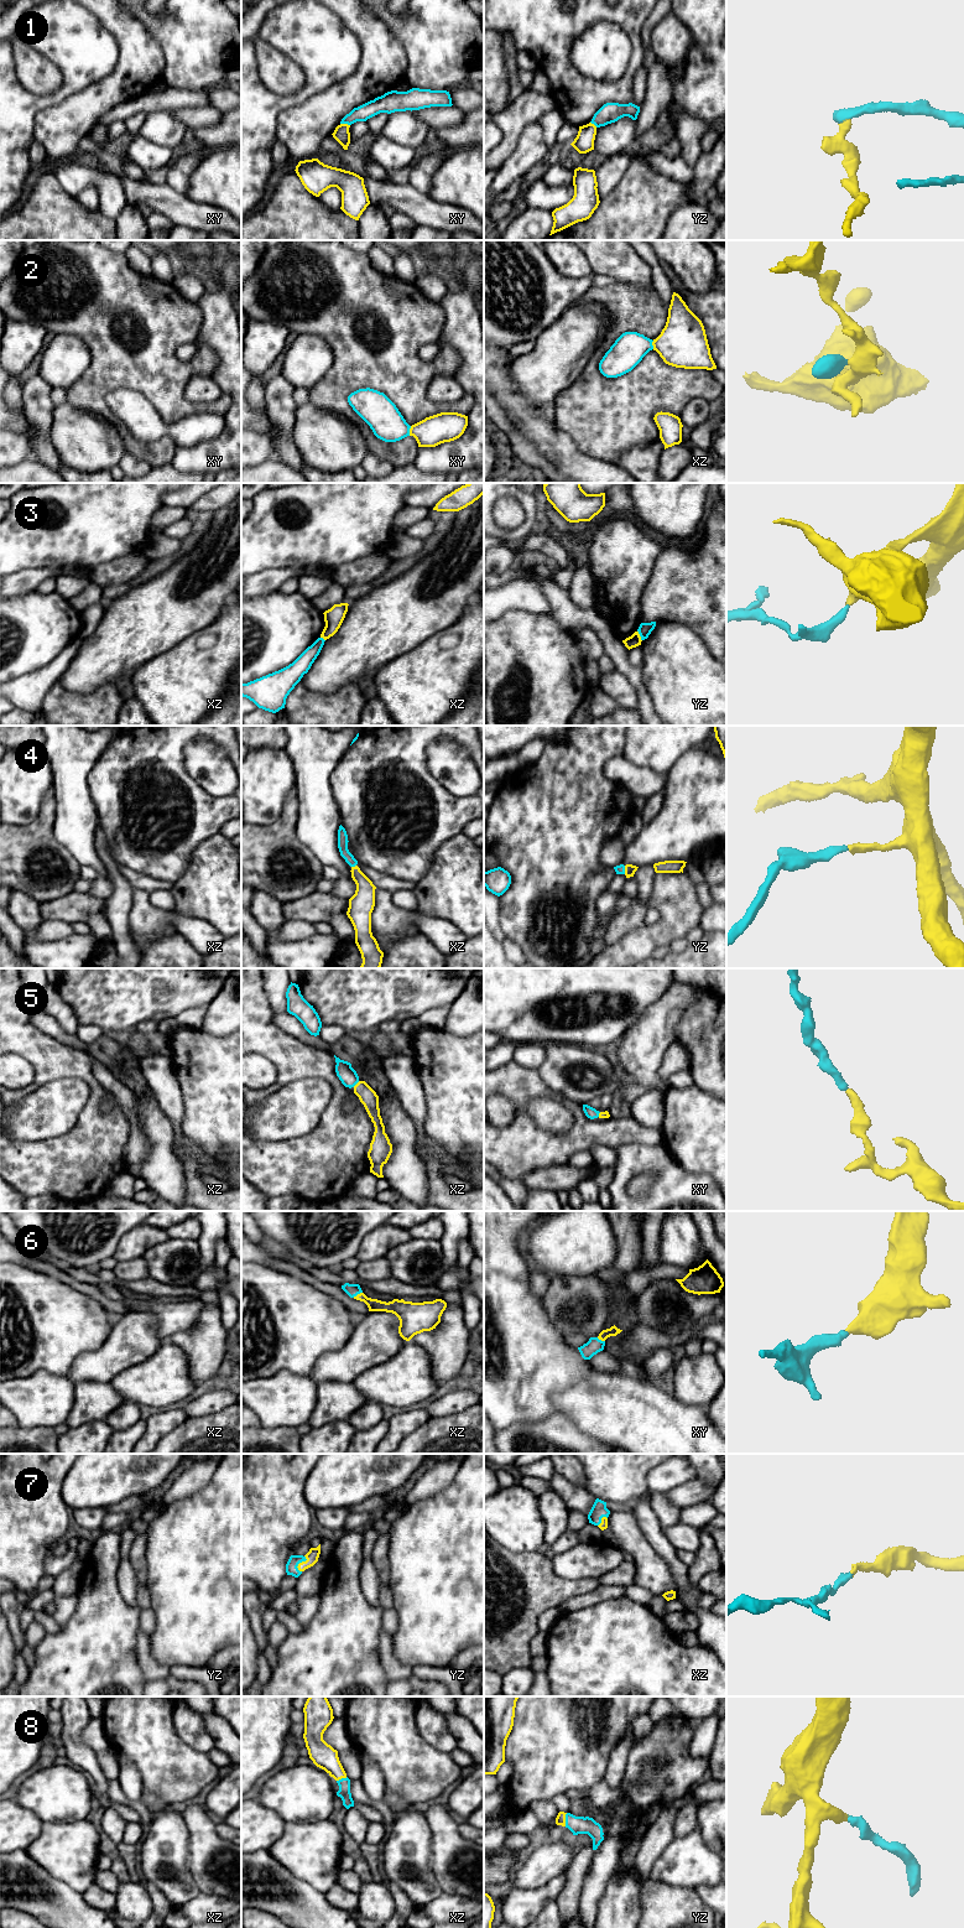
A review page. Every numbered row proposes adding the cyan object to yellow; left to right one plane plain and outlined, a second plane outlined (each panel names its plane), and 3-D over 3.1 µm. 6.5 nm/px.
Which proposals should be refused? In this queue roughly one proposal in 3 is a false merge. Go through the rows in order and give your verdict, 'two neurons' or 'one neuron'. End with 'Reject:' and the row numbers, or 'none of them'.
1: two neurons
2: one neuron
3: two neurons
4: one neuron
5: one neuron
6: one neuron
7: one neuron
8: one neuron
Reject: 1, 3

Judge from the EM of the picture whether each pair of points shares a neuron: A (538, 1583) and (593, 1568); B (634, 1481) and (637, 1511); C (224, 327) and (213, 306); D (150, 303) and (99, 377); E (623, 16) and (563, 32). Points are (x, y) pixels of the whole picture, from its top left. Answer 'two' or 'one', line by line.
A: two
B: two
C: one
D: one
E: one

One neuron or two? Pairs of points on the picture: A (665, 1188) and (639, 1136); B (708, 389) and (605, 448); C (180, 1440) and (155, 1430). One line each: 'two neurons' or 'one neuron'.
A: two neurons
B: one neuron
C: two neurons

